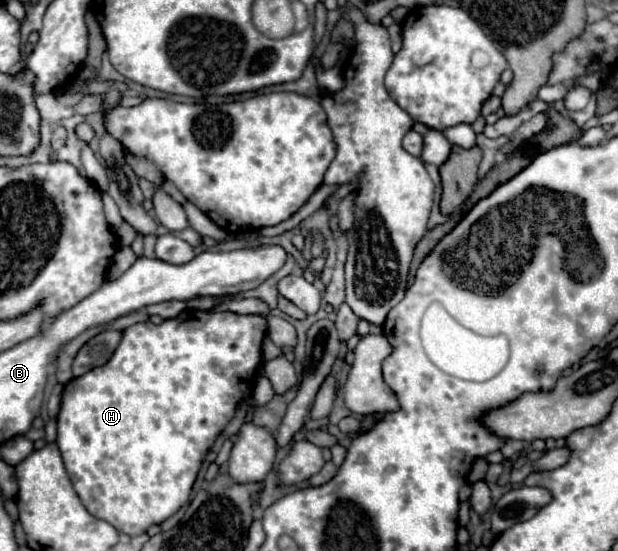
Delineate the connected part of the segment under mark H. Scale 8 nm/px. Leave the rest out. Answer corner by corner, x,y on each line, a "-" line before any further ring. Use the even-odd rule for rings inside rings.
185,309
179,317
167,319
161,325
153,325
151,321
137,323
133,327
127,327
123,331
123,339
113,353
113,357
103,365
91,369
87,375
71,379
63,387
63,399
61,399
61,411
57,417
57,445
61,449
67,473
75,485
75,491
87,511
107,523
111,523
117,531
125,535
141,535
151,525
159,525
165,519
169,519
181,505
189,501
191,487
195,483
197,471
201,467
201,461
217,435
223,431
223,427
229,423
229,419
235,413
237,403
241,403
249,391
253,391
255,383
255,371
261,363
261,341
265,337
265,321
259,315
237,315
237,313
215,313
215,311
197,311
197,309

